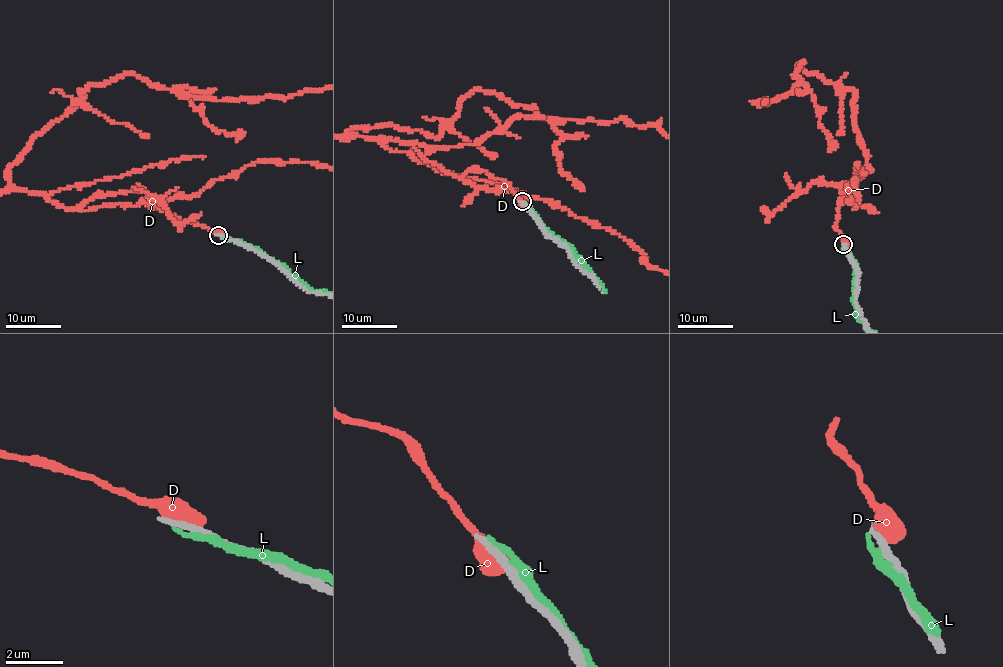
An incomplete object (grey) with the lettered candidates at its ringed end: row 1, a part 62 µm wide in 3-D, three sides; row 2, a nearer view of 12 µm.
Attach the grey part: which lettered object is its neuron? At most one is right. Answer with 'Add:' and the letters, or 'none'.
Add: none

